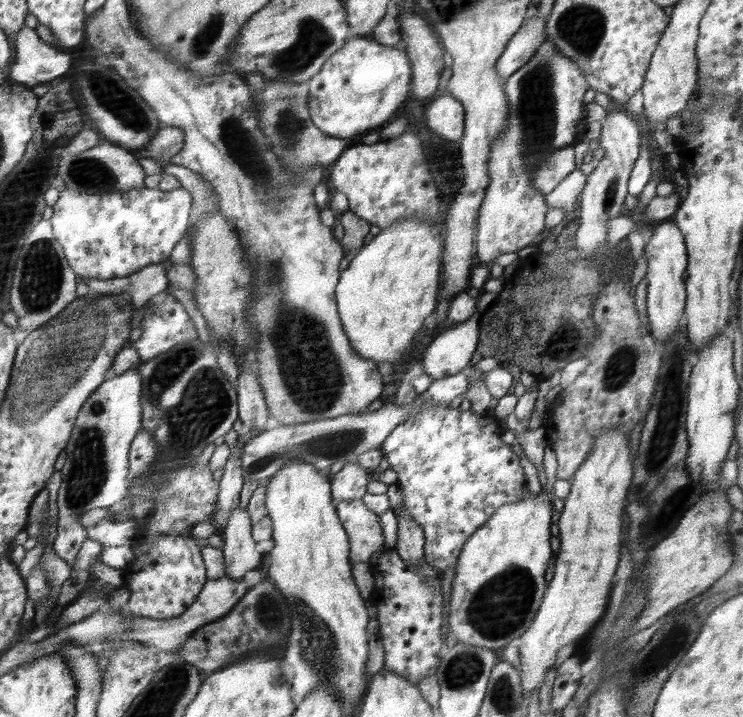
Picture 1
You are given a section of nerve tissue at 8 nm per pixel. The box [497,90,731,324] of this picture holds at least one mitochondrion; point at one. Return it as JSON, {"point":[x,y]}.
{"point":[609,194]}

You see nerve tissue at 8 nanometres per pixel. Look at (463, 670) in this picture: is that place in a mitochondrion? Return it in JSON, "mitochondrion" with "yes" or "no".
{"mitochondrion":"yes"}

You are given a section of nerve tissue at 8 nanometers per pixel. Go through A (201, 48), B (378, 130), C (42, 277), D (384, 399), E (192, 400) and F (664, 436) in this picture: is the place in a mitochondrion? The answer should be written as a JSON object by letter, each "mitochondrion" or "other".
{"A":"mitochondrion","B":"other","C":"mitochondrion","D":"other","E":"mitochondrion","F":"mitochondrion"}

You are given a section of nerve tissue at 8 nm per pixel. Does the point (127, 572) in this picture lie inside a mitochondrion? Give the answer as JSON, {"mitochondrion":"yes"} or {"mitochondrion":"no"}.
{"mitochondrion":"no"}

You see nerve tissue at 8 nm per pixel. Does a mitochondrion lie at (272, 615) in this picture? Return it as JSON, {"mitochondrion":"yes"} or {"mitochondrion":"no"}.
{"mitochondrion":"yes"}

